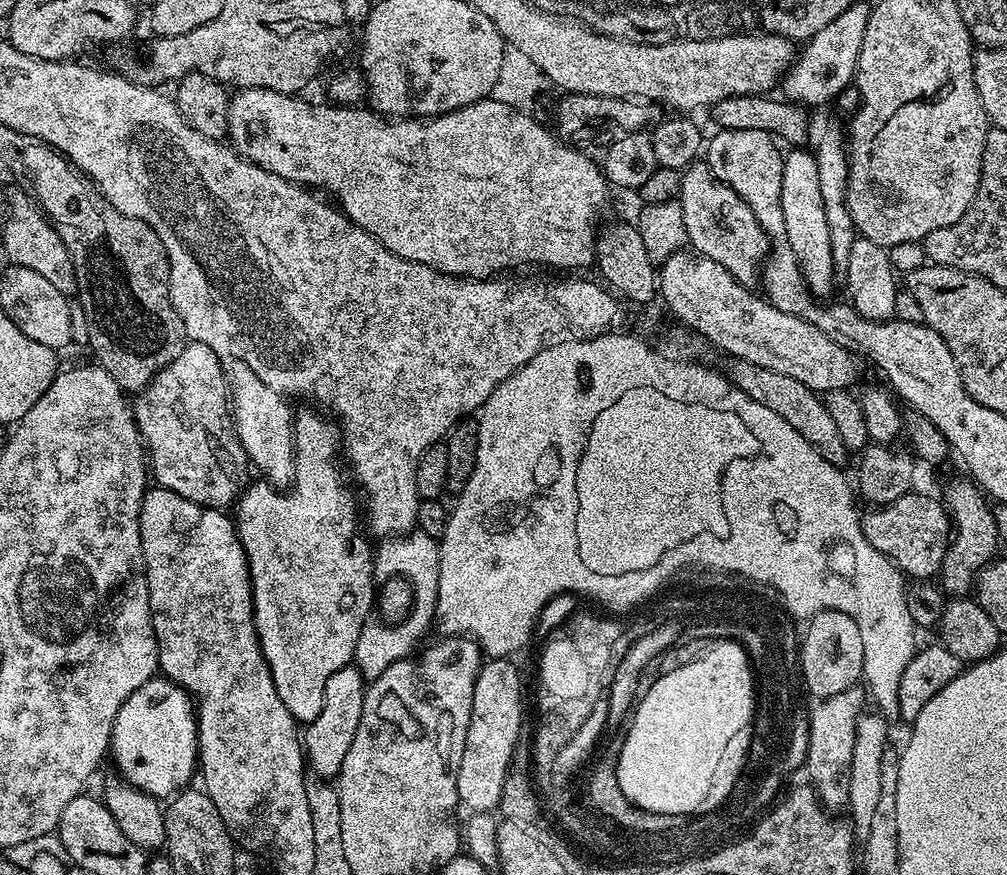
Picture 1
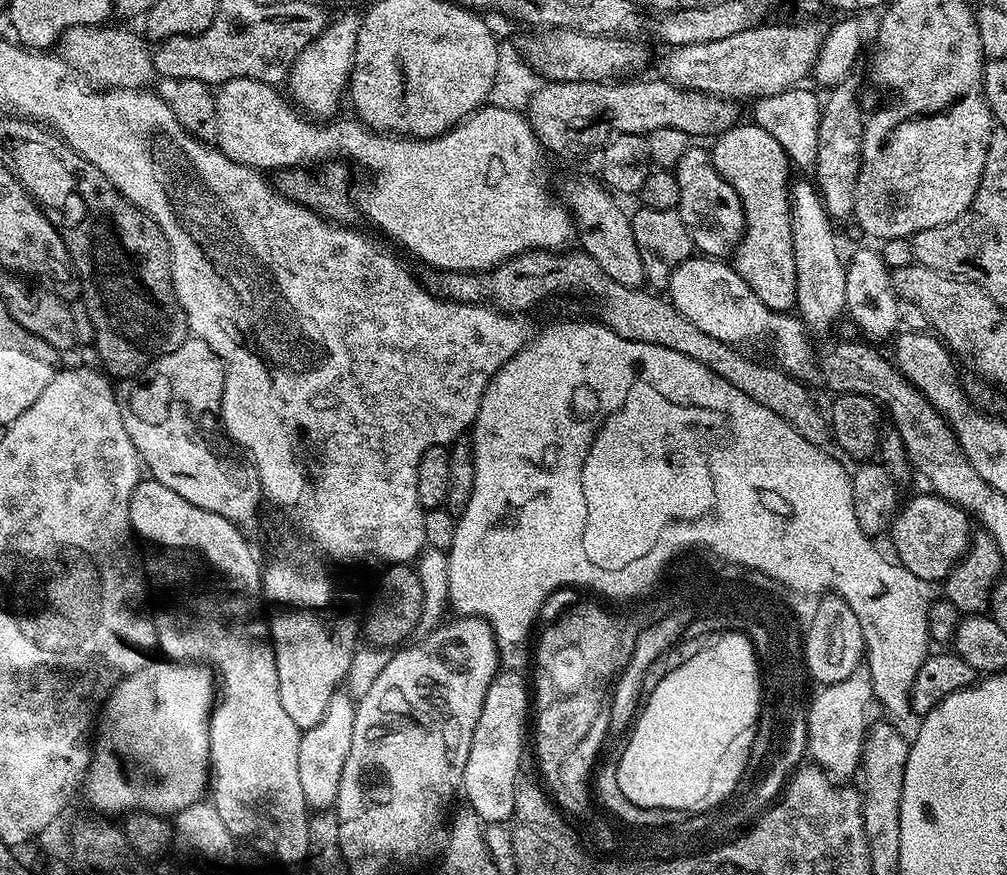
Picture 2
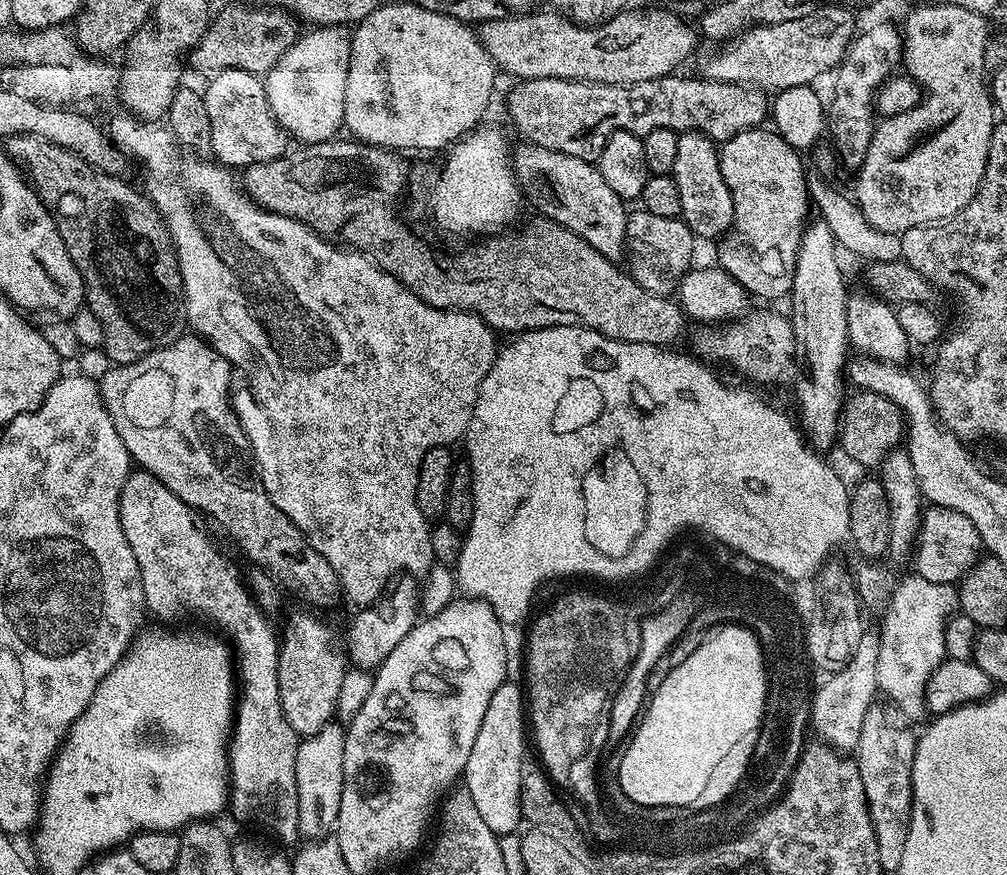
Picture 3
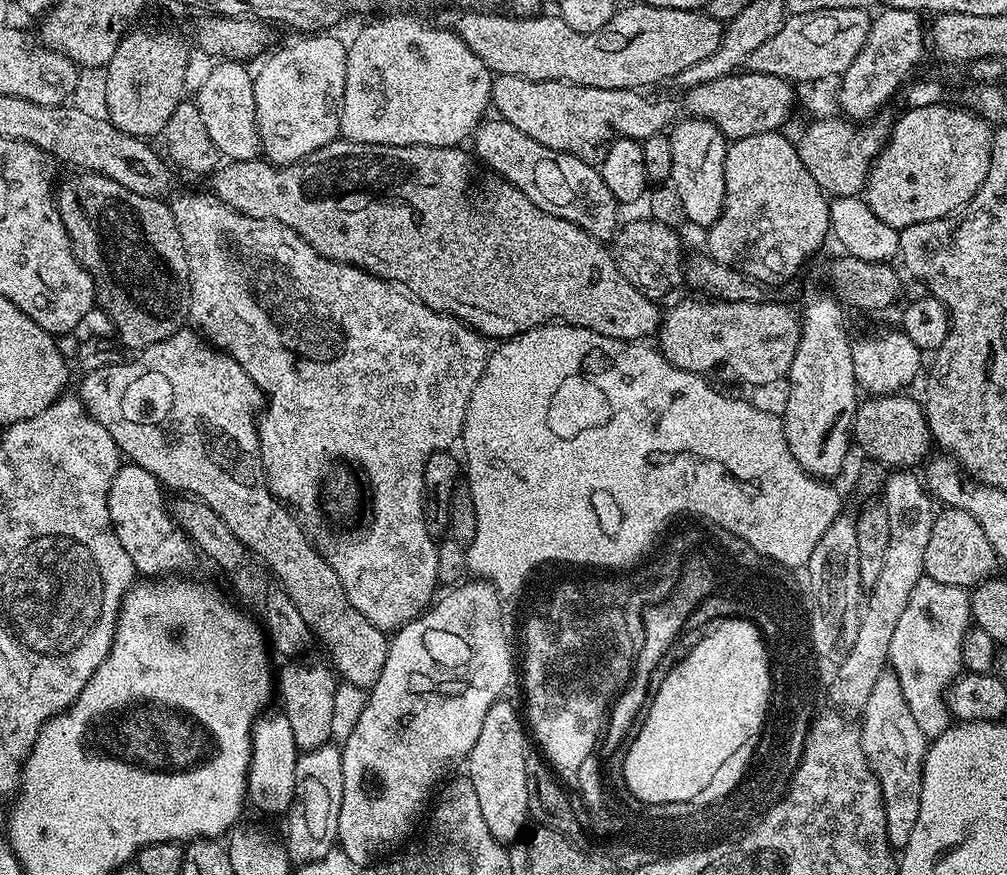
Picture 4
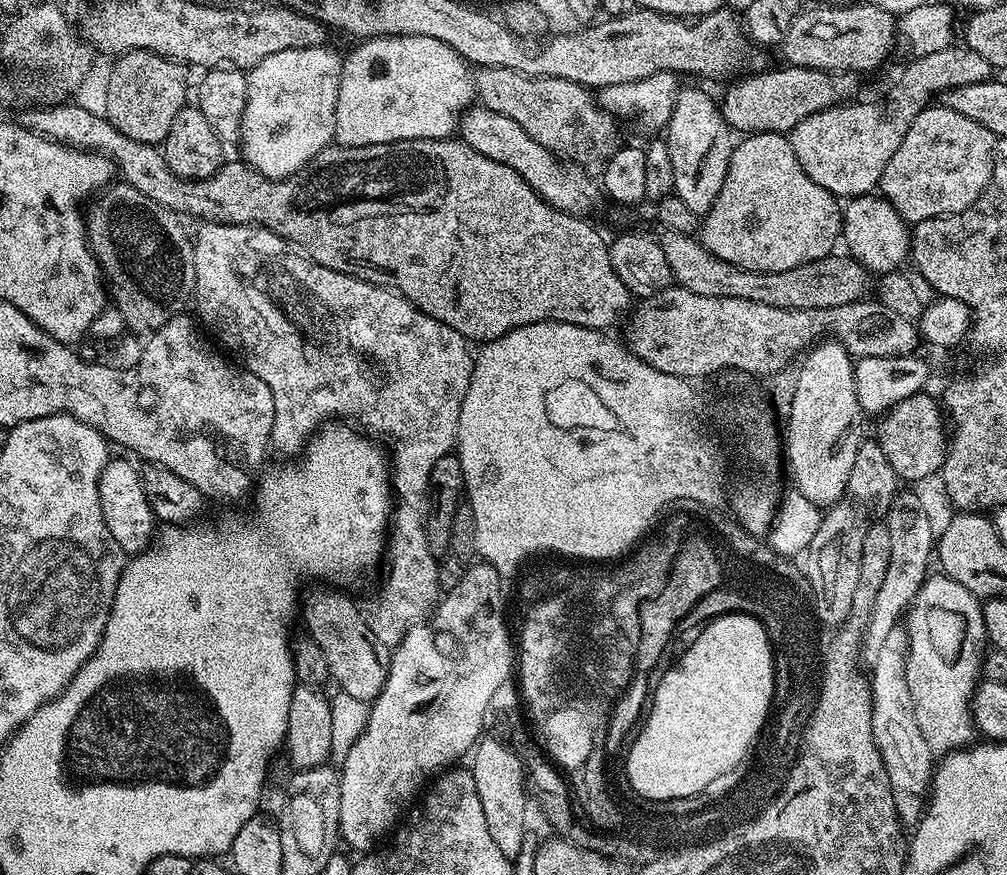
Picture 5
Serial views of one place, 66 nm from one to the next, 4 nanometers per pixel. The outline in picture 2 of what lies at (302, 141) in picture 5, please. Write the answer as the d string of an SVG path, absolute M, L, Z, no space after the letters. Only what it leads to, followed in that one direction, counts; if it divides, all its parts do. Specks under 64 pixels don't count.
M348 9L340 18L335 17L324 32L306 50L296 56L287 83L295 98L293 101L305 113L322 120L333 117L337 113L335 111L351 79L353 56L357 50L362 16L360 10Z

